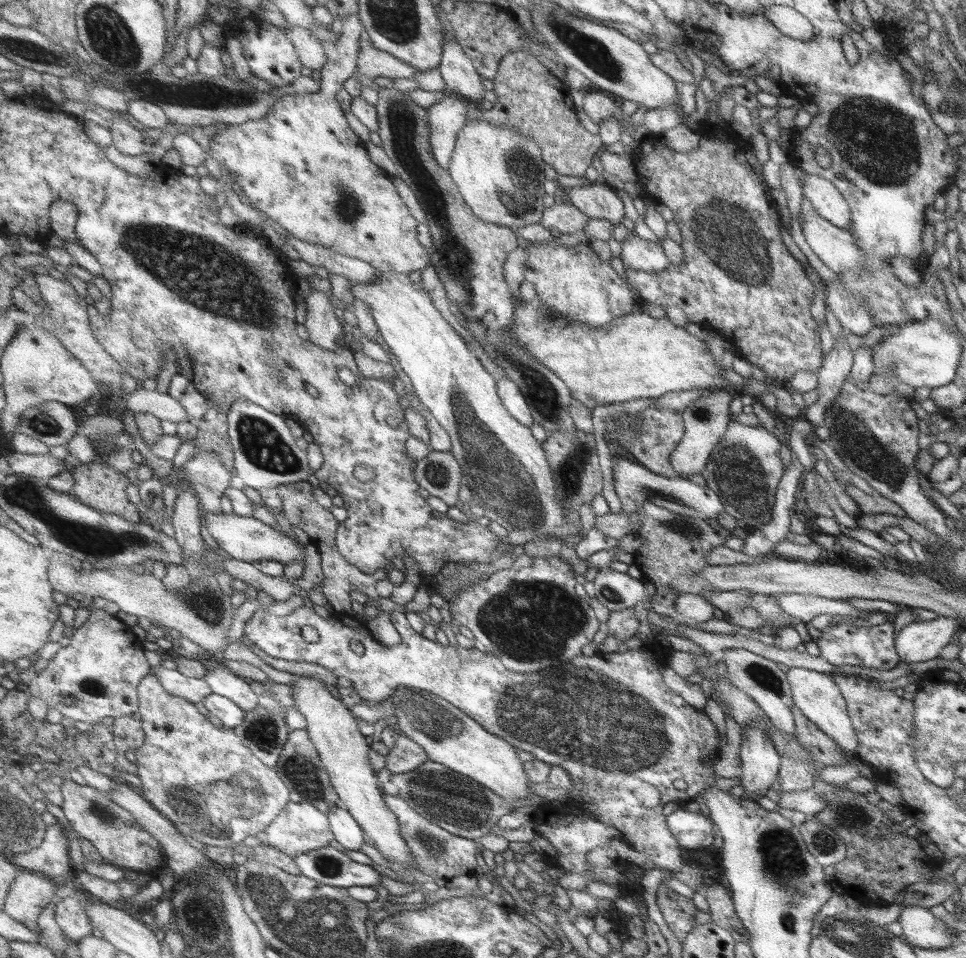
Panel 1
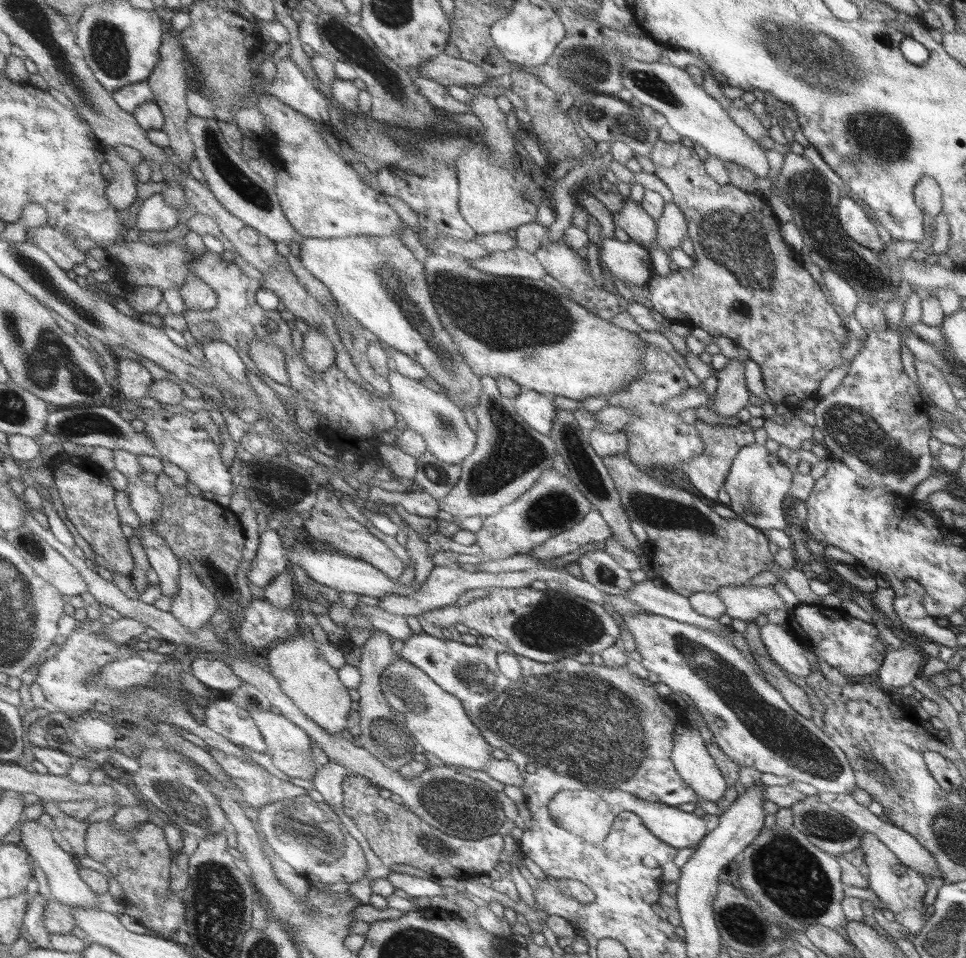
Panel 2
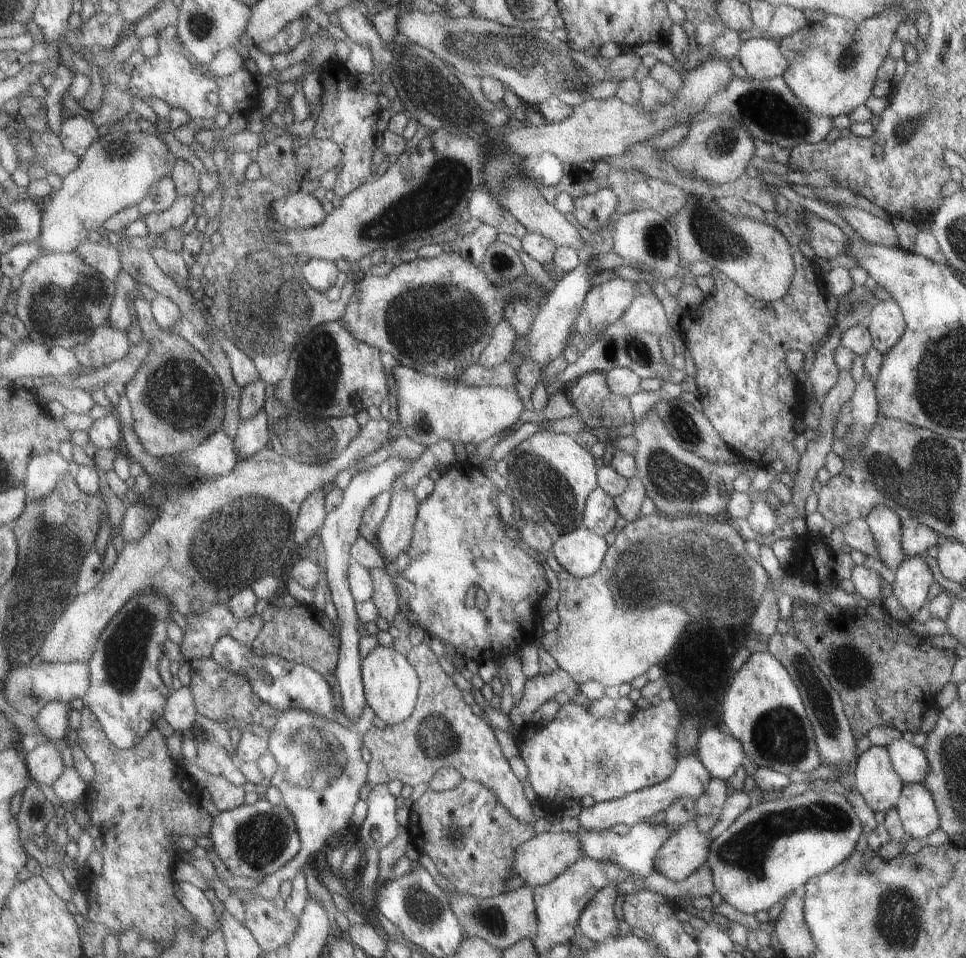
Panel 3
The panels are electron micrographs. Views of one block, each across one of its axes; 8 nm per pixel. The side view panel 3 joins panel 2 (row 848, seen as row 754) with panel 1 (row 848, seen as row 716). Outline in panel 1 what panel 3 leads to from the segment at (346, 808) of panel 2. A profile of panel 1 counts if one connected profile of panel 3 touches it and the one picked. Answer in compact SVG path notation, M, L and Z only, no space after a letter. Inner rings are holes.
M385 794L384 799L400 821L404 839L408 841L412 858L416 861L416 868L420 872L433 878L444 878L447 881L457 875L473 873L476 866L475 854L478 850L481 851L481 846L478 843L437 826L428 818L421 816L414 808L411 808L411 805L399 795Z

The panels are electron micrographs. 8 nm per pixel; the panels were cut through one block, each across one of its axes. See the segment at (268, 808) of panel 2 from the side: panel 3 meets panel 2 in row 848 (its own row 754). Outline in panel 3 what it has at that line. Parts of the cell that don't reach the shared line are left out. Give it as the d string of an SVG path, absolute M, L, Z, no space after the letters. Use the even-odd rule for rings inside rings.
M369 705L351 726L342 726L339 722L300 709L278 712L268 748L279 763L277 772L271 777L271 784L281 791L283 803L293 813L302 840L300 852L277 872L280 883L295 876L311 854L319 852L331 836L352 822L353 808L369 788L369 765L361 756L363 736L377 717L378 714Z

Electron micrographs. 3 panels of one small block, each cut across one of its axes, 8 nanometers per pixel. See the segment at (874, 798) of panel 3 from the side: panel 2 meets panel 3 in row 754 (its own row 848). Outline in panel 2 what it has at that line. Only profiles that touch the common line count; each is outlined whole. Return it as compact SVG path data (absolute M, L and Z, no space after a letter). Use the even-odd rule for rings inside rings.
M865 831L860 838L859 848L863 853L863 866L867 869L868 888L877 896L885 910L893 914L895 922L905 926L912 934L924 926L927 915L923 907L923 894L927 885L923 876L901 864L897 857L876 836Z

